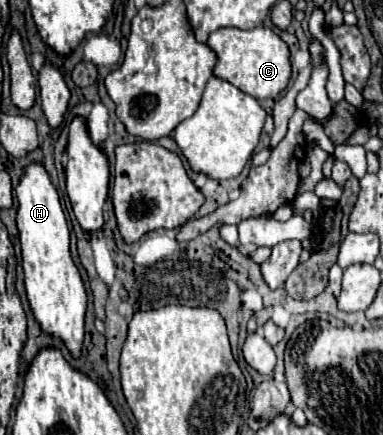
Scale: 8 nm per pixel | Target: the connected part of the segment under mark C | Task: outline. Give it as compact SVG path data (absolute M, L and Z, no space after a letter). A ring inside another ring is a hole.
M225 27L209 35L207 45L217 53L219 63L215 65L215 75L237 85L241 91L249 93L255 99L273 99L285 91L291 79L291 61L287 43L269 27L255 27L251 31Z

